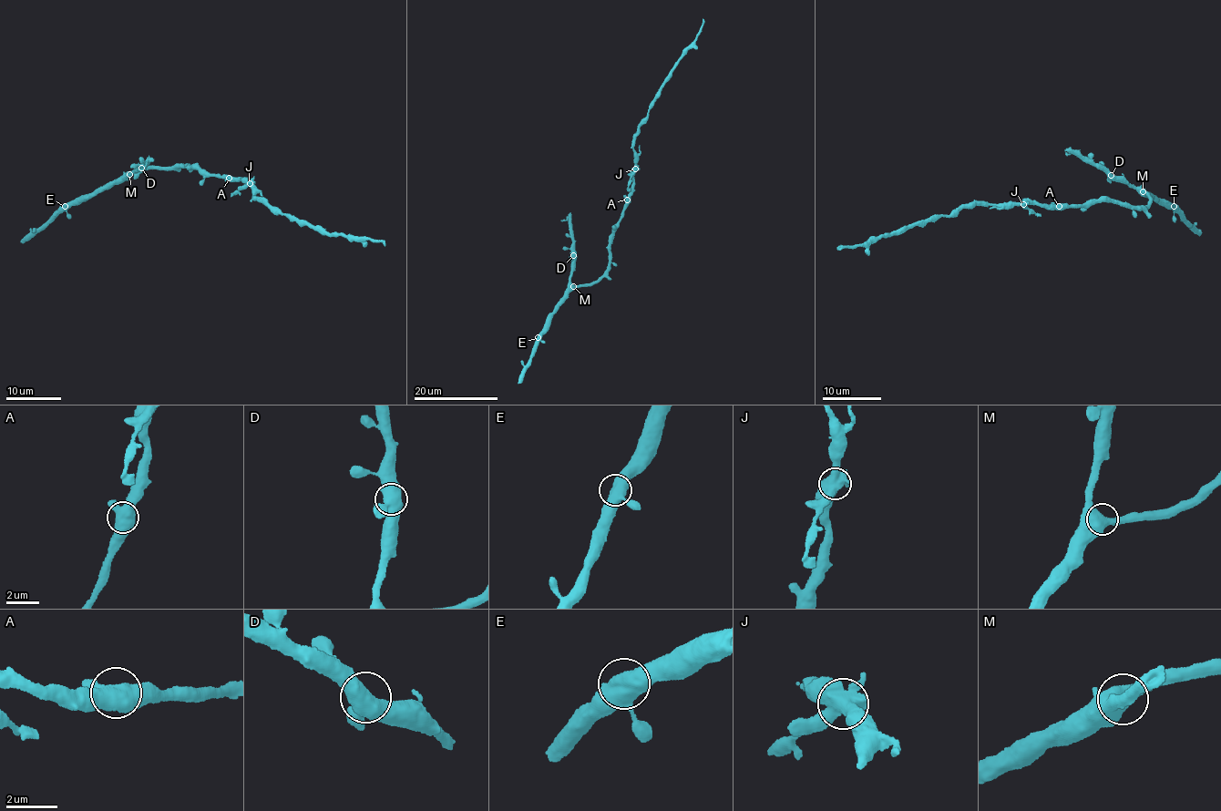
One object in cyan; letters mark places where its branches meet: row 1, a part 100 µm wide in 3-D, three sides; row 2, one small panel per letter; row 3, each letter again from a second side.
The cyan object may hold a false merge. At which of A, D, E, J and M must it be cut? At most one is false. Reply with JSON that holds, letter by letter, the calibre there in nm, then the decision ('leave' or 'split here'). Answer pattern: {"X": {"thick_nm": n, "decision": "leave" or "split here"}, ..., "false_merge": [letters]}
{"A": {"thick_nm": 480, "decision": "leave"}, "D": {"thick_nm": 500, "decision": "leave"}, "E": {"thick_nm": 550, "decision": "leave"}, "J": {"thick_nm": 600, "decision": "split here"}, "M": {"thick_nm": 650, "decision": "leave"}, "false_merge": ["J"]}

